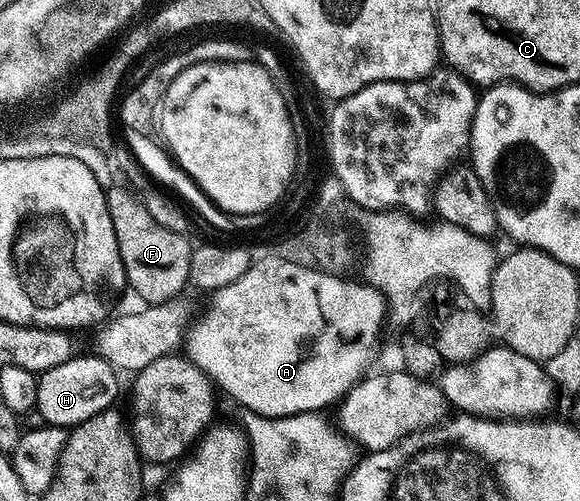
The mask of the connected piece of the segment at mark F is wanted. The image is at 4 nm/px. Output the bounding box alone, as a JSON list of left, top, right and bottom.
[105,185,193,304]

